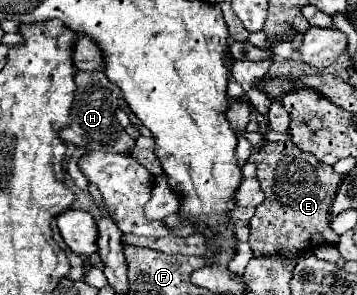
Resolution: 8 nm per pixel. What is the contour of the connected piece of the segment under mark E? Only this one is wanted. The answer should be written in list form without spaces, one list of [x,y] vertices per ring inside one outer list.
[[[247,132],[245,138],[253,146],[249,160],[257,166],[257,180],[265,194],[265,200],[255,208],[255,216],[249,222],[251,226],[249,246],[253,250],[253,256],[255,258],[259,256],[297,256],[321,244],[337,244],[339,236],[331,228],[329,206],[333,202],[333,194],[337,192],[337,186],[341,184],[341,176],[335,174],[331,166],[321,164],[313,154],[299,150],[291,140],[265,142],[259,132]]]

